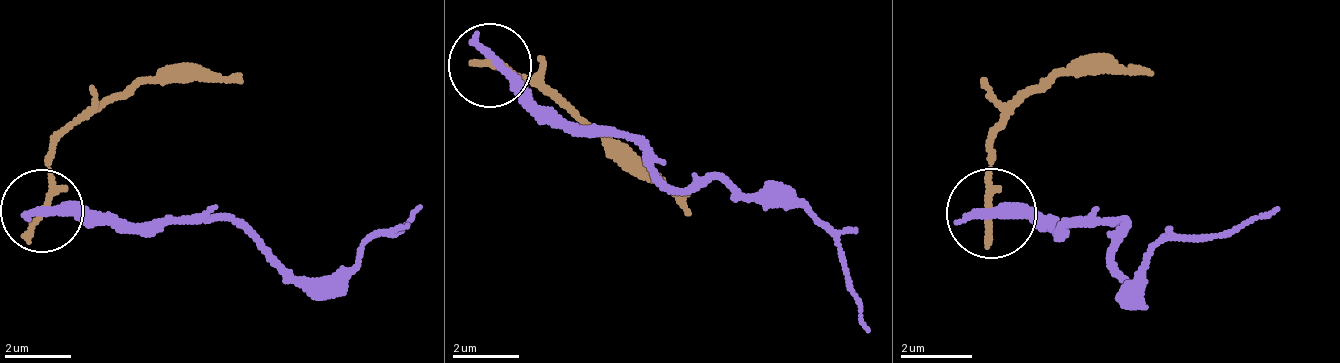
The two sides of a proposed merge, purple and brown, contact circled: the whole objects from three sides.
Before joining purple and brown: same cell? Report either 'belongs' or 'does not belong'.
does not belong

